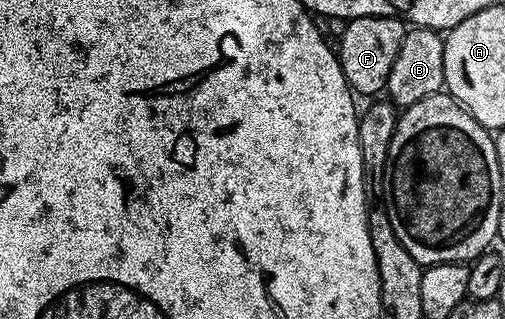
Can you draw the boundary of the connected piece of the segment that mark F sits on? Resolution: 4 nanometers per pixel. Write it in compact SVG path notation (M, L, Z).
M359 16L345 23L344 31L338 37L338 55L342 74L353 93L360 95L361 92L372 98L387 89L390 70L394 58L398 58L405 31L405 21L396 16Z

